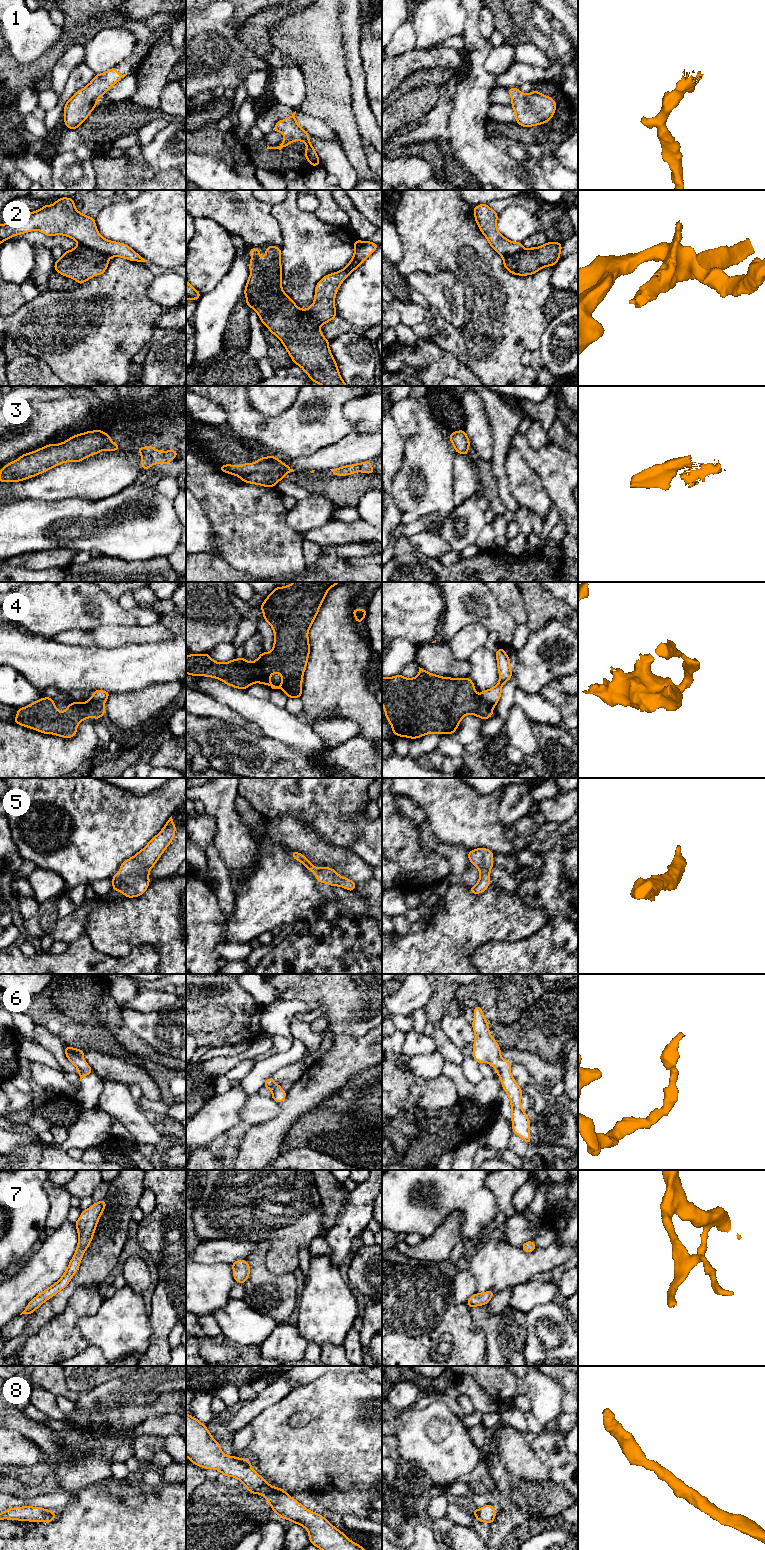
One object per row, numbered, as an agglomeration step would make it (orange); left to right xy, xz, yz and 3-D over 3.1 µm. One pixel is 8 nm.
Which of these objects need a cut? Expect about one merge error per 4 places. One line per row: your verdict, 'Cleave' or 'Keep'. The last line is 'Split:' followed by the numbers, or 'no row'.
1: Keep
2: Cleave
3: Keep
4: Cleave
5: Keep
6: Keep
7: Keep
8: Keep
Split: 2, 4

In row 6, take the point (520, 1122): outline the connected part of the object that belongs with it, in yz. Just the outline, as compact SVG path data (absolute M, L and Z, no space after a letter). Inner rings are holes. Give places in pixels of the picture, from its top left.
M480 1006L473 1008L474 1020L471 1023L475 1040L472 1057L478 1063L487 1062L501 1079L503 1090L507 1093L511 1103L512 1131L520 1136L528 1145L530 1140L530 1120L522 1110L521 1097L523 1090L519 1087L511 1074L511 1063L501 1057L501 1049L489 1032L489 1024Z

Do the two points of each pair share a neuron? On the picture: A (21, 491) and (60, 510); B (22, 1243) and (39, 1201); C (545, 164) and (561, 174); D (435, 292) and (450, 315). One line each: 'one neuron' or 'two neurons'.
A: two neurons
B: one neuron
C: one neuron
D: one neuron

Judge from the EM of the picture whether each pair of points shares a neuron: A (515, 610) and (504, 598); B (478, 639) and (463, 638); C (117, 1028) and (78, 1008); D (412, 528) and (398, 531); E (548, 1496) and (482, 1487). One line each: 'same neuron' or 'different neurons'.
A: same neuron
B: same neuron
C: same neuron
D: same neuron
E: same neuron

